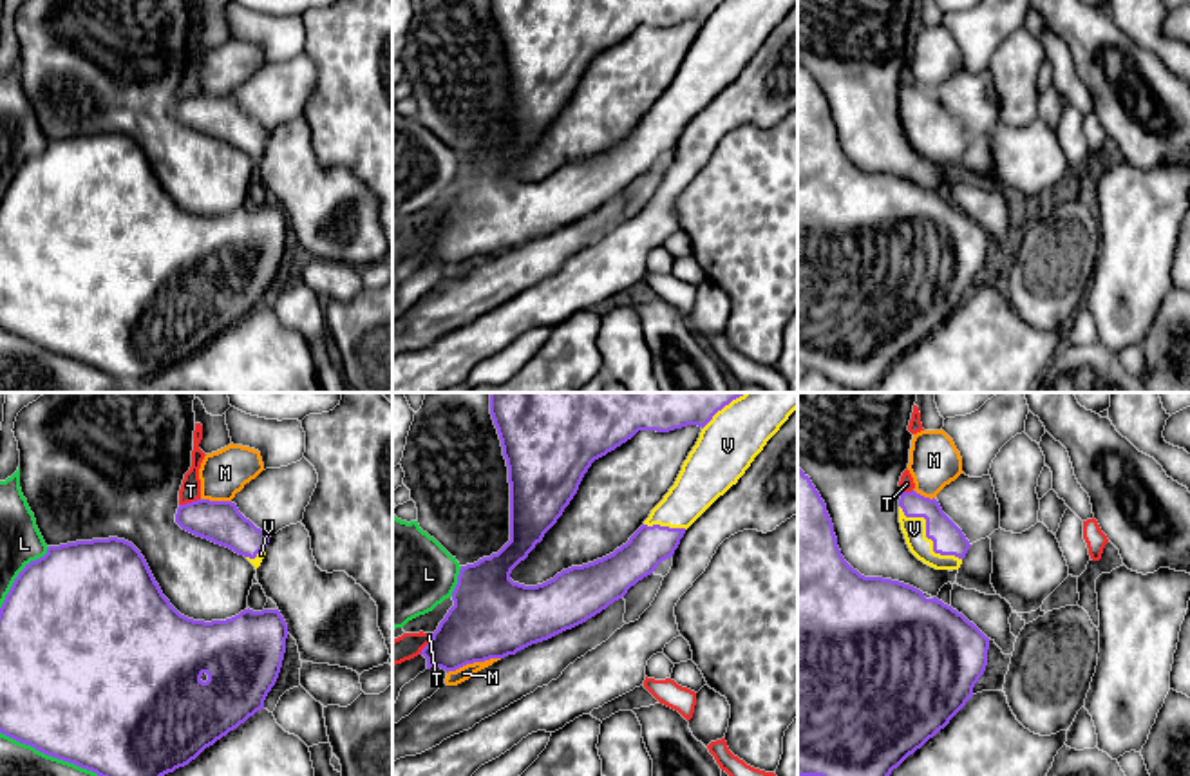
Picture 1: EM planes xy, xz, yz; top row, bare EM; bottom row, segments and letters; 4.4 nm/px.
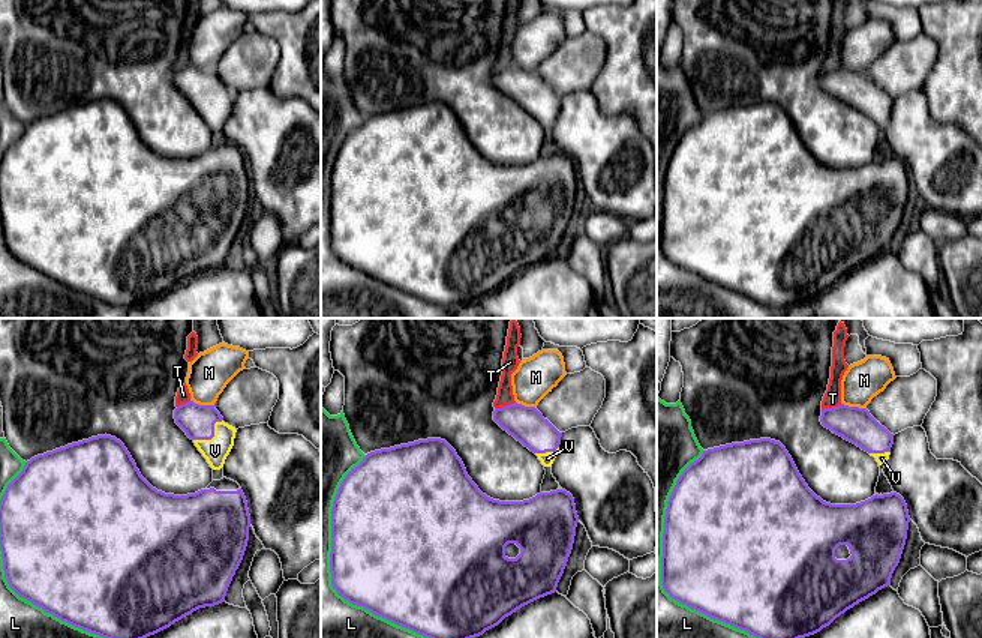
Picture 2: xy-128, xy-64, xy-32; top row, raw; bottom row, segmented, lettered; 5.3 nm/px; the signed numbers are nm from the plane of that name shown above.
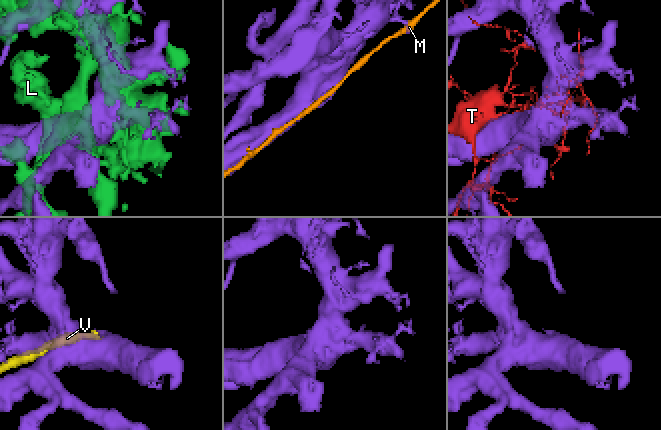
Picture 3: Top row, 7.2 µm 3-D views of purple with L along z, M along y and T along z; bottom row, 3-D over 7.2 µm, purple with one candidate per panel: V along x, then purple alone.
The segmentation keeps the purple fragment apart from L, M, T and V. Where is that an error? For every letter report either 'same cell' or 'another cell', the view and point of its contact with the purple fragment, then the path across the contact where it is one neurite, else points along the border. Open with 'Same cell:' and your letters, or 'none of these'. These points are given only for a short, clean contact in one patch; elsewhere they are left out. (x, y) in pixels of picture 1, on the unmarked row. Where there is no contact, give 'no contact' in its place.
Same cell: V
L: another cell; contact xy (60, 353)
M: another cell; contact xz (472, 257)
T: another cell; contact xy (188, 98)
V: same cell; contact yz (926, 129)

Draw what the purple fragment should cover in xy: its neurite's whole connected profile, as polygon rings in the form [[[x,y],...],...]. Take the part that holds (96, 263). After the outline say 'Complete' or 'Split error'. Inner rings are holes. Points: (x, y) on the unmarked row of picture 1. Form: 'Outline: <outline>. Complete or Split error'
Outline: [[[109,132],[49,141],[43,152],[31,156],[18,168],[0,203],[0,327],[47,351],[92,365],[119,385],[156,376],[188,360],[206,342],[264,304],[264,295],[282,262],[288,230],[288,219],[279,204],[248,203],[231,213],[212,217],[181,210],[163,190],[141,147],[125,134]]]. Complete

